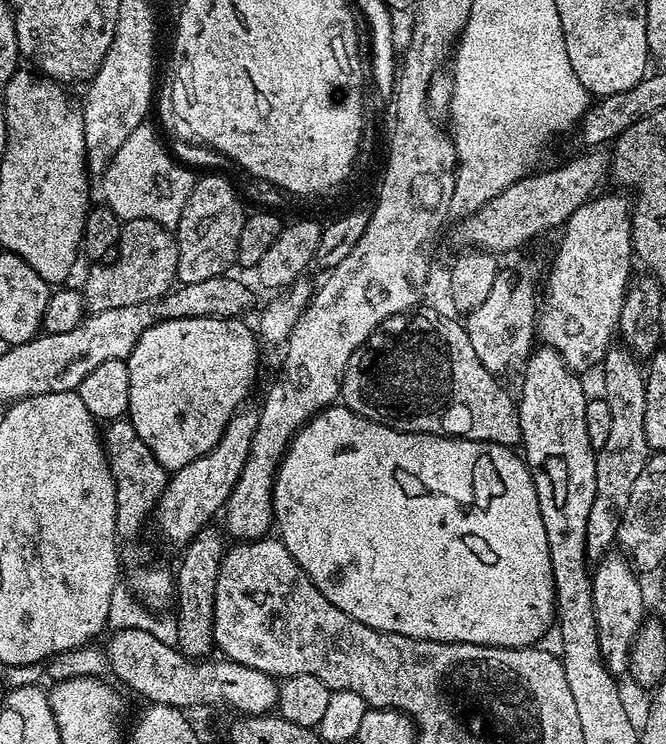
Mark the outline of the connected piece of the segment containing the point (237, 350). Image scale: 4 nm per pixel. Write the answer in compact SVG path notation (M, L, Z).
M199 316L162 320L150 326L138 338L134 350L126 357L130 370L130 402L127 419L131 420L138 438L166 470L175 470L194 462L209 452L222 438L233 412L245 403L256 380L256 344L258 336L240 318Z

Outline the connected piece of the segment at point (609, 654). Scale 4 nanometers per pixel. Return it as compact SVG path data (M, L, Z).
M611 554L601 556L591 573L600 656L609 672L617 678L623 677L623 672L625 675L629 671L632 644L644 620L642 617L644 592L640 589L641 577L631 563L623 555L620 556L611 556Z

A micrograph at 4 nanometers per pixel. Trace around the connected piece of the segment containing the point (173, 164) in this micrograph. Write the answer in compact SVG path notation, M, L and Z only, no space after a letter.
M141 126L134 129L130 138L126 138L126 142L122 142L120 149L112 155L112 161L102 174L105 180L103 203L114 210L116 216L124 220L150 218L165 226L175 226L179 222L194 176L165 149L164 152L148 126Z

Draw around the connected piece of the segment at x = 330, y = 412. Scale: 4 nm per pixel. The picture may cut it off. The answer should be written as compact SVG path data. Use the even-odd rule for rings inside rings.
M329 406L324 411L319 412L318 415L312 417L293 436L283 460L280 461L280 467L276 469L276 482L272 486L272 507L274 509L274 520L278 528L280 524L280 532L278 532L279 539L283 540L284 545L288 547L290 554L298 562L298 566L302 566L302 570L318 586L318 590L322 590L322 594L326 594L326 598L330 598L330 602L334 602L334 606L338 606L338 610L342 610L350 618L354 618L374 630L402 634L415 640L437 640L438 642L446 642L447 644L481 644L482 646L490 646L491 648L531 648L539 645L543 641L540 639L547 634L548 627L551 624L553 627L554 617L557 615L556 582L552 577L552 559L550 558L550 550L548 549L546 526L542 522L542 510L538 502L536 487L532 481L532 471L529 470L523 459L517 453L515 456L514 453L516 452L511 447L491 444L489 441L457 438L455 436L430 436L427 432L400 432L396 428L389 428L387 424L375 424L373 420L368 420L365 416L354 413L346 407Z

